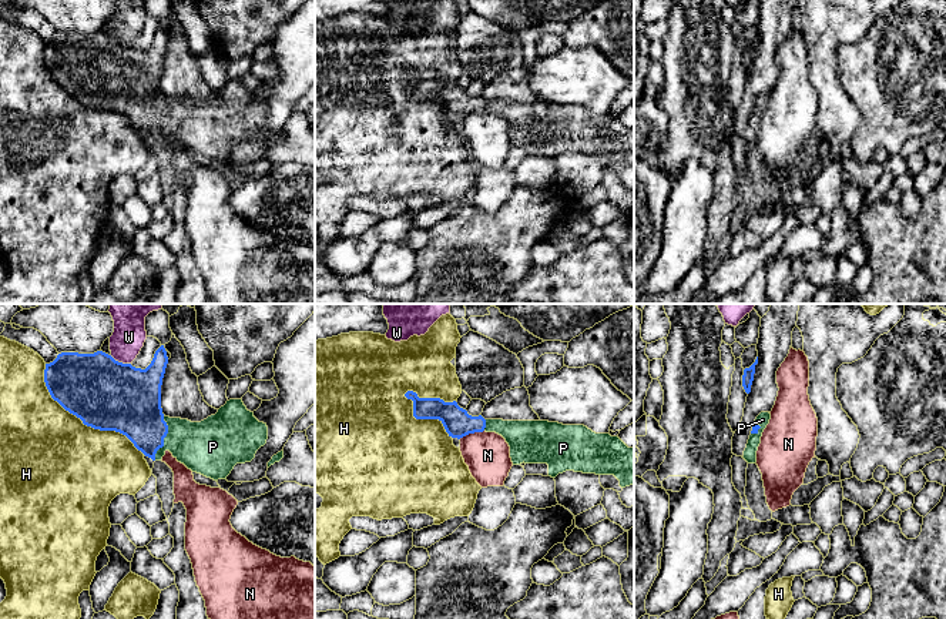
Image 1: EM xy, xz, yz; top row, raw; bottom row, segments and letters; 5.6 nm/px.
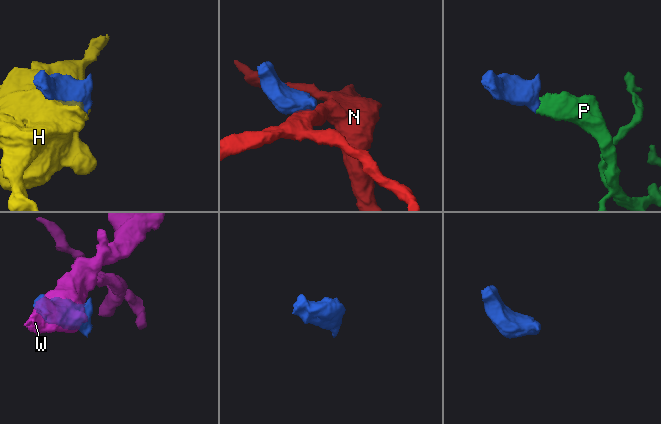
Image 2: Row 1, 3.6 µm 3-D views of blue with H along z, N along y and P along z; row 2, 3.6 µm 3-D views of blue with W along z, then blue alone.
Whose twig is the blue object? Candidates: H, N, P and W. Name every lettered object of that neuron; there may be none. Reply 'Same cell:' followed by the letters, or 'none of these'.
Same cell: P

